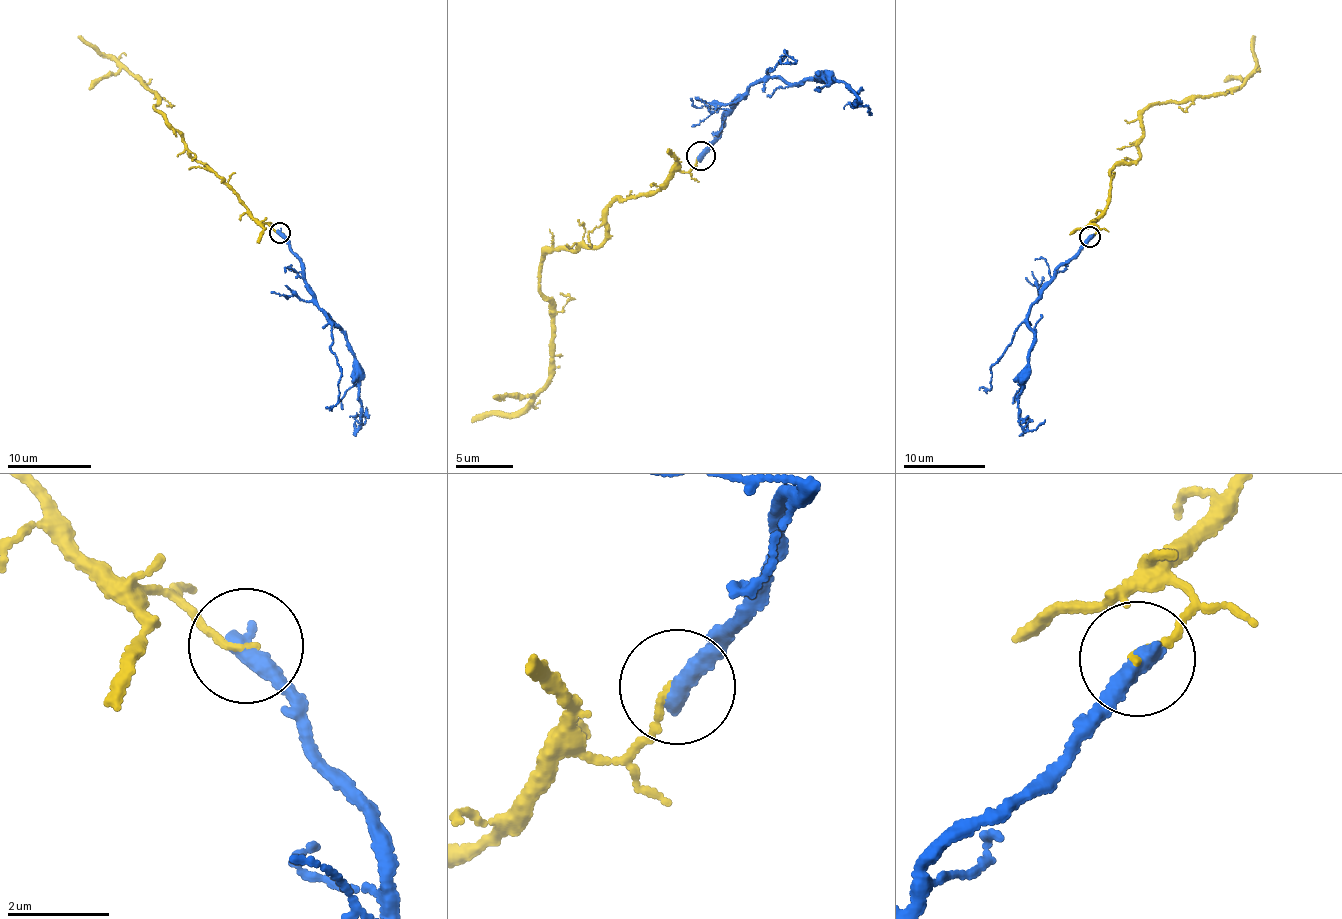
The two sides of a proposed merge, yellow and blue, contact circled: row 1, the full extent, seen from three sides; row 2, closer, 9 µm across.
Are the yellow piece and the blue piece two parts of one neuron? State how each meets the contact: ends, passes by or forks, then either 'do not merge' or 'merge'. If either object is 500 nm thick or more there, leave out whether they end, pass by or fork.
yellow ends | blue ends | do not merge

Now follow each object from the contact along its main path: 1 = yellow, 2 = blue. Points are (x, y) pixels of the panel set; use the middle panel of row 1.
1: (700, 156), (666, 182), (610, 203), (600, 243), (544, 256), (549, 384), (523, 408), (471, 421)
2: (700, 156), (747, 88), (768, 78), (793, 85), (816, 79), (831, 85), (842, 80), (853, 88), (869, 114)

